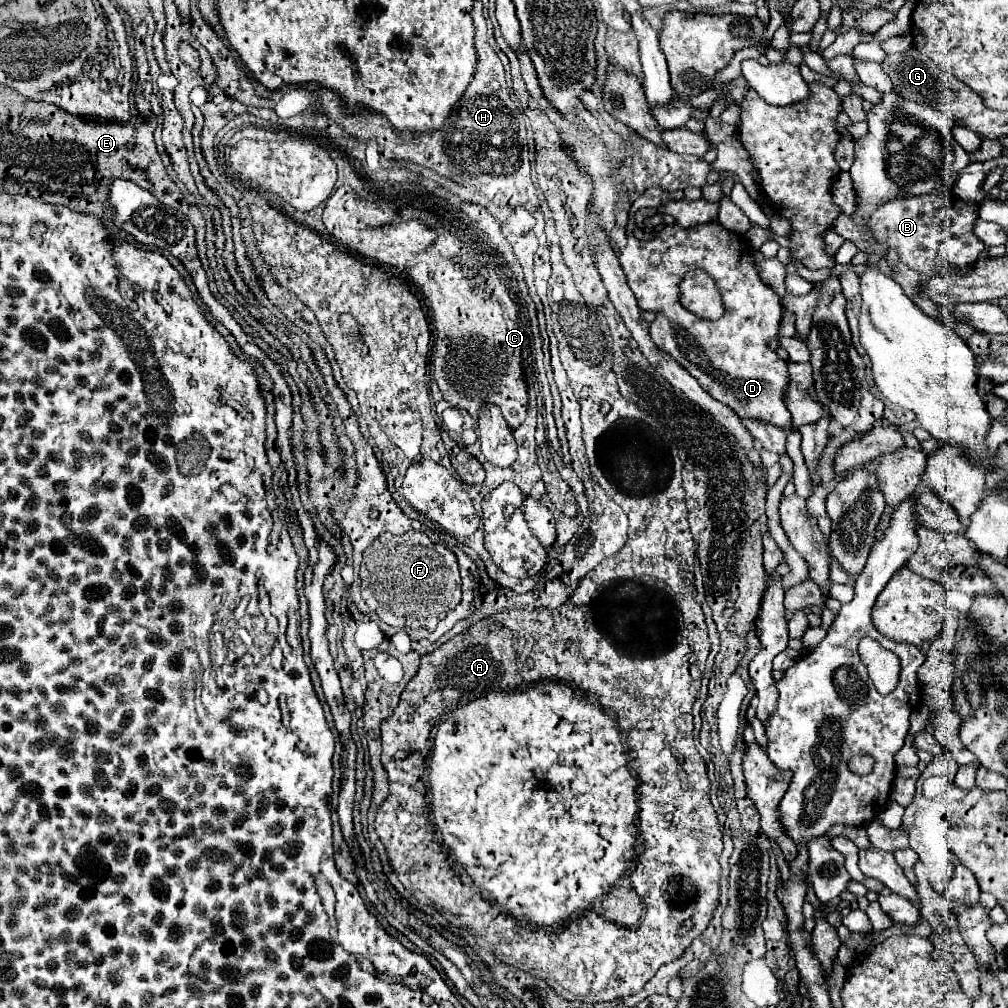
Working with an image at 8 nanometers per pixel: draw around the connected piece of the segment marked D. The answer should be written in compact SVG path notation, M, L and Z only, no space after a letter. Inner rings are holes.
M717 222L693 228L673 224L647 242L629 234L619 264L639 308L657 314L651 322L651 338L663 352L671 354L711 396L733 408L741 420L759 418L779 428L791 428L791 412L783 402L783 388L789 382L787 362L767 346L767 340L779 332L783 308L777 294L761 282L749 246L739 240L741 236ZM691 268L703 268L715 278L725 308L720 320L701 320L679 304L679 280Z

